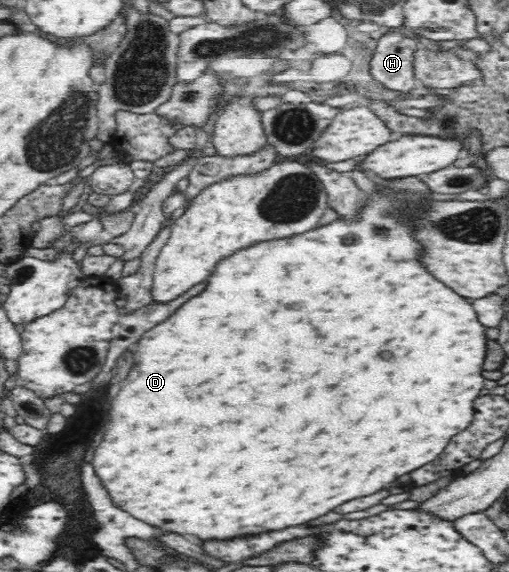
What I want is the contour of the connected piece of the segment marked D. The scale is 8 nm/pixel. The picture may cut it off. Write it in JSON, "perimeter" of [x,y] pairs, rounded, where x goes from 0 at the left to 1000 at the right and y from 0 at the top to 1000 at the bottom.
{"perimeter":[[[819,311],[756,316],[752,327],[760,337],[745,341],[741,355],[713,365],[709,386],[654,386],[580,414],[517,420],[434,455],[411,483],[399,512],[371,523],[328,561],[273,593],[261,614],[265,638],[218,705],[214,740],[183,795],[187,827],[234,890],[316,930],[379,935],[395,951],[485,942],[497,935],[497,921],[501,928],[505,921],[513,921],[513,928],[544,928],[544,921],[603,914],[642,900],[686,872],[752,855],[780,834],[851,806],[892,760],[921,747],[931,731],[933,699],[953,677],[945,650],[955,629],[955,573],[941,565],[933,542],[914,521],[890,505],[862,505],[862,491],[827,463],[807,470],[807,456],[819,460],[823,423],[807,414],[807,397],[784,383],[776,358],[800,355],[804,362],[819,362],[823,351],[835,351],[843,341],[843,327]]]}

